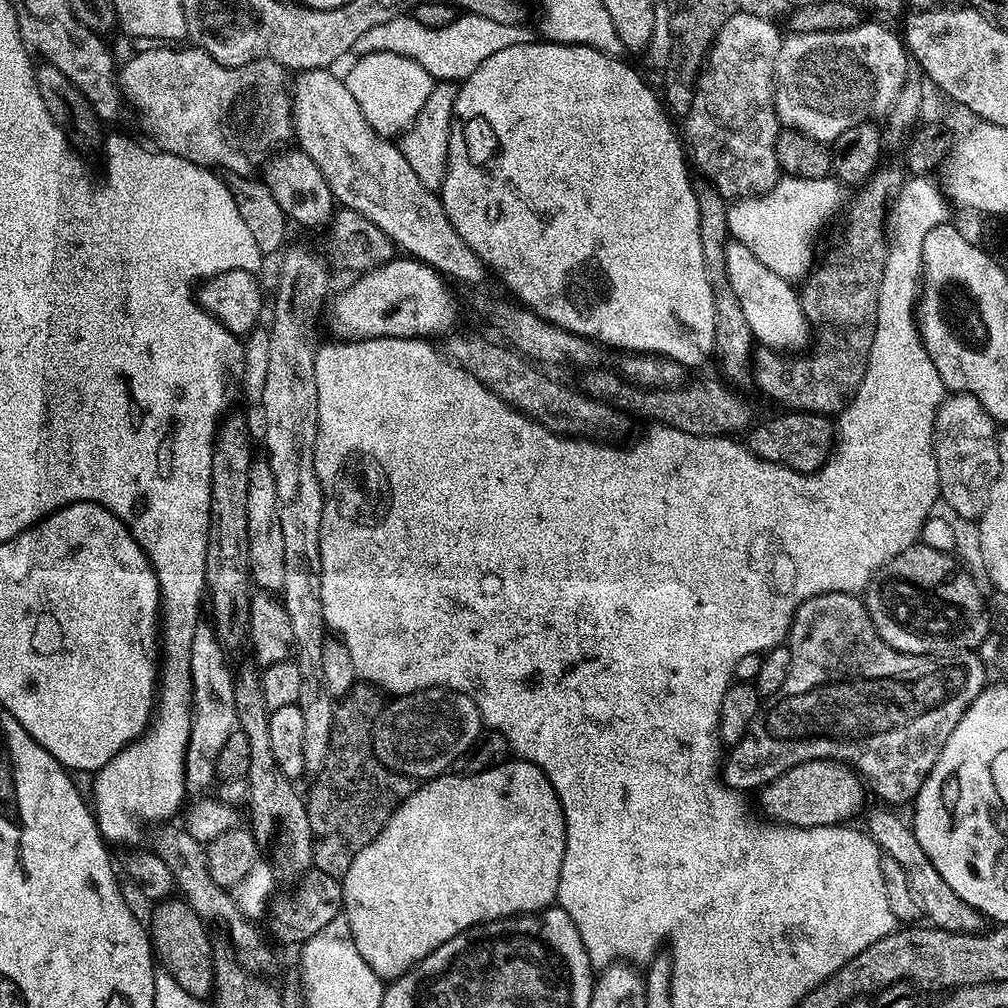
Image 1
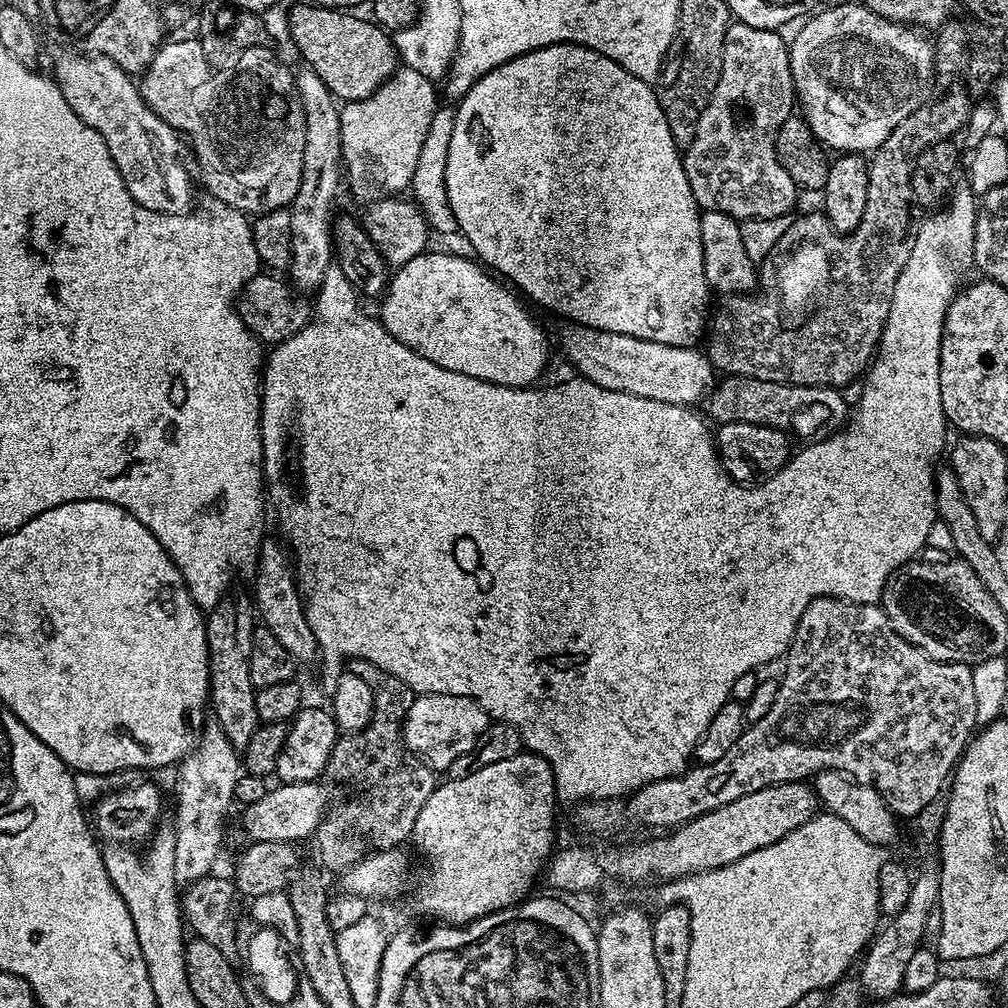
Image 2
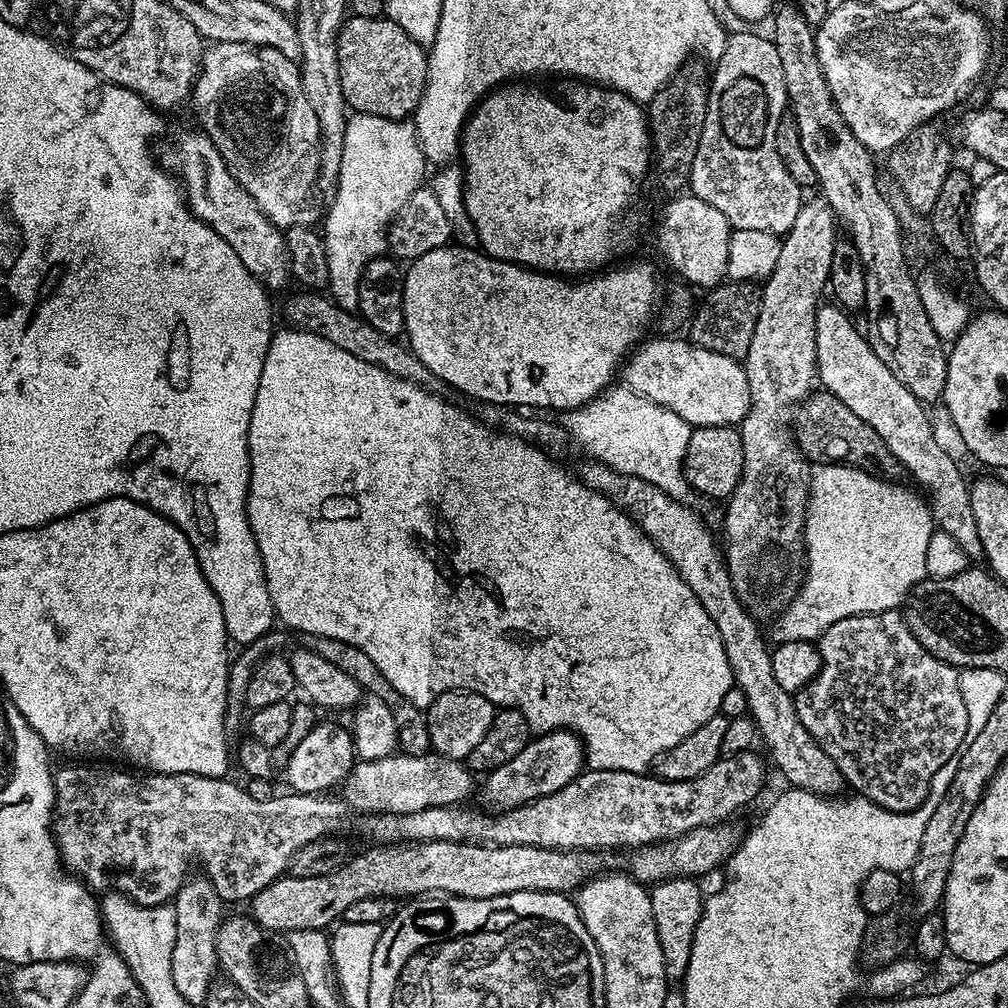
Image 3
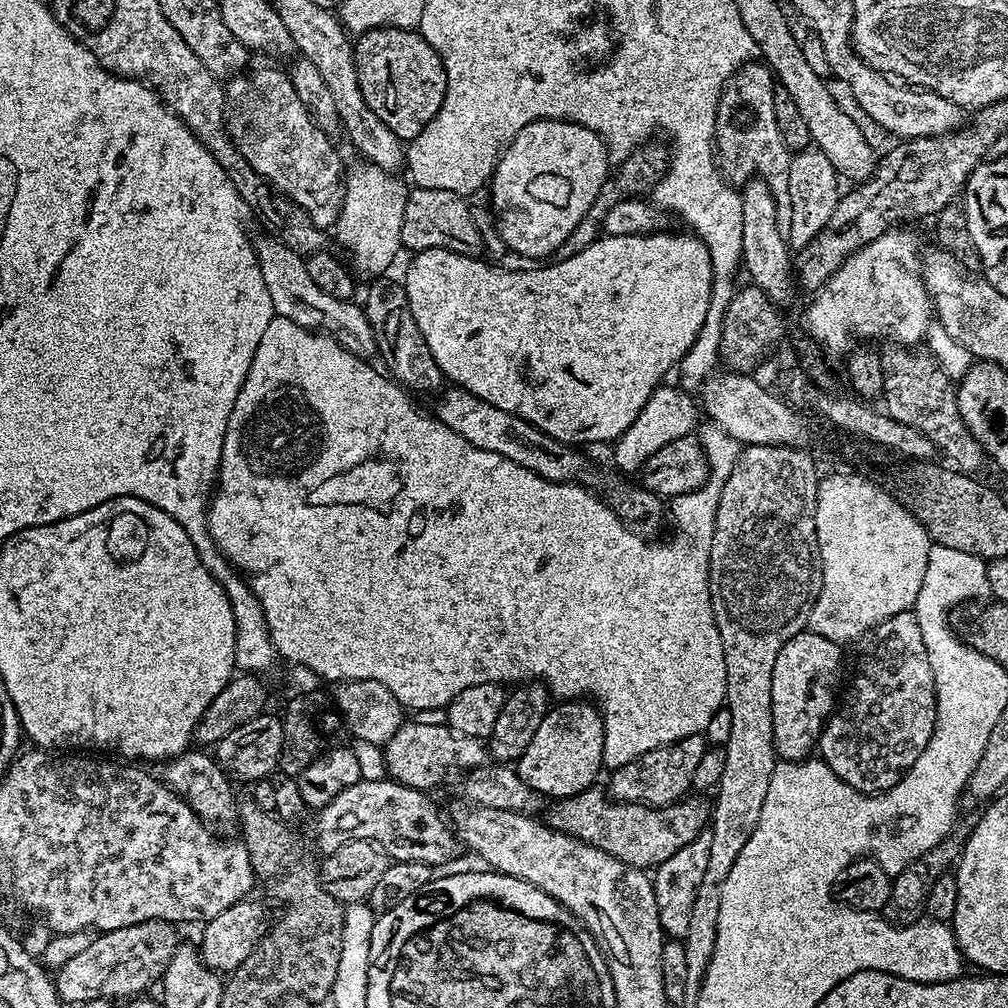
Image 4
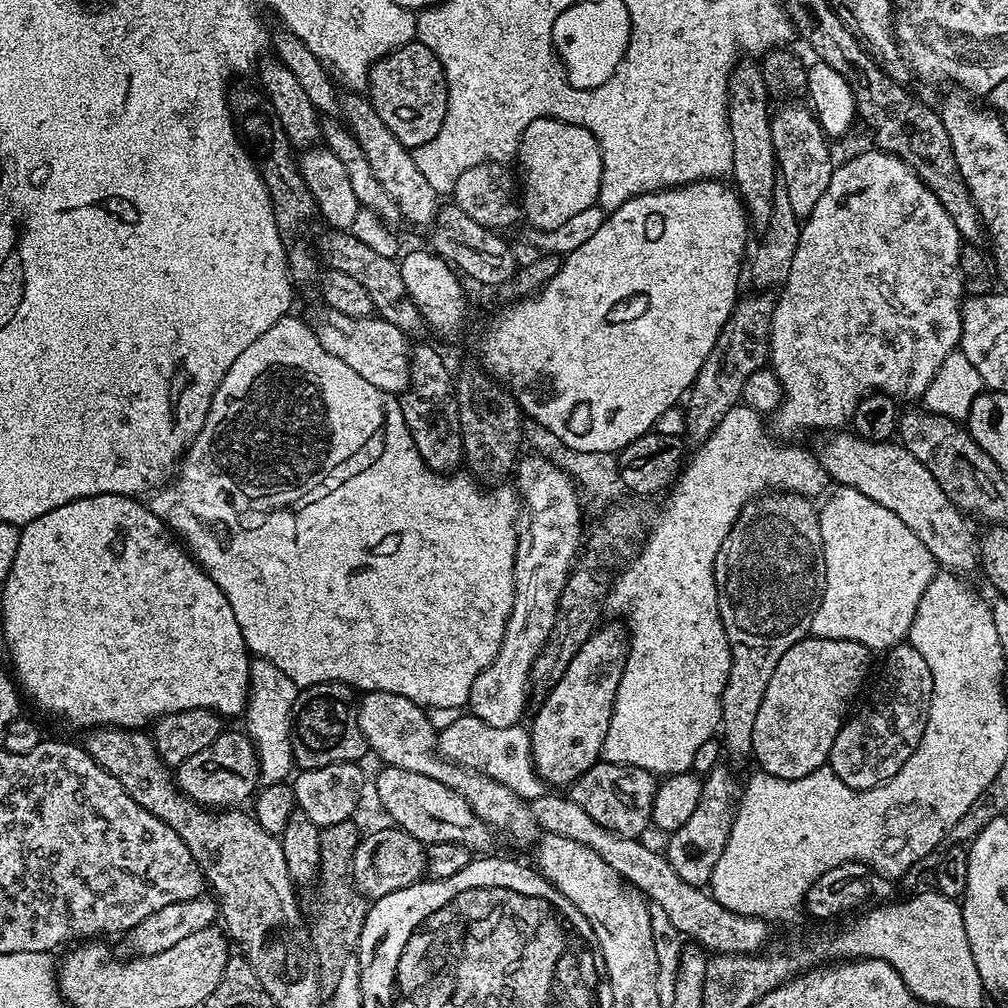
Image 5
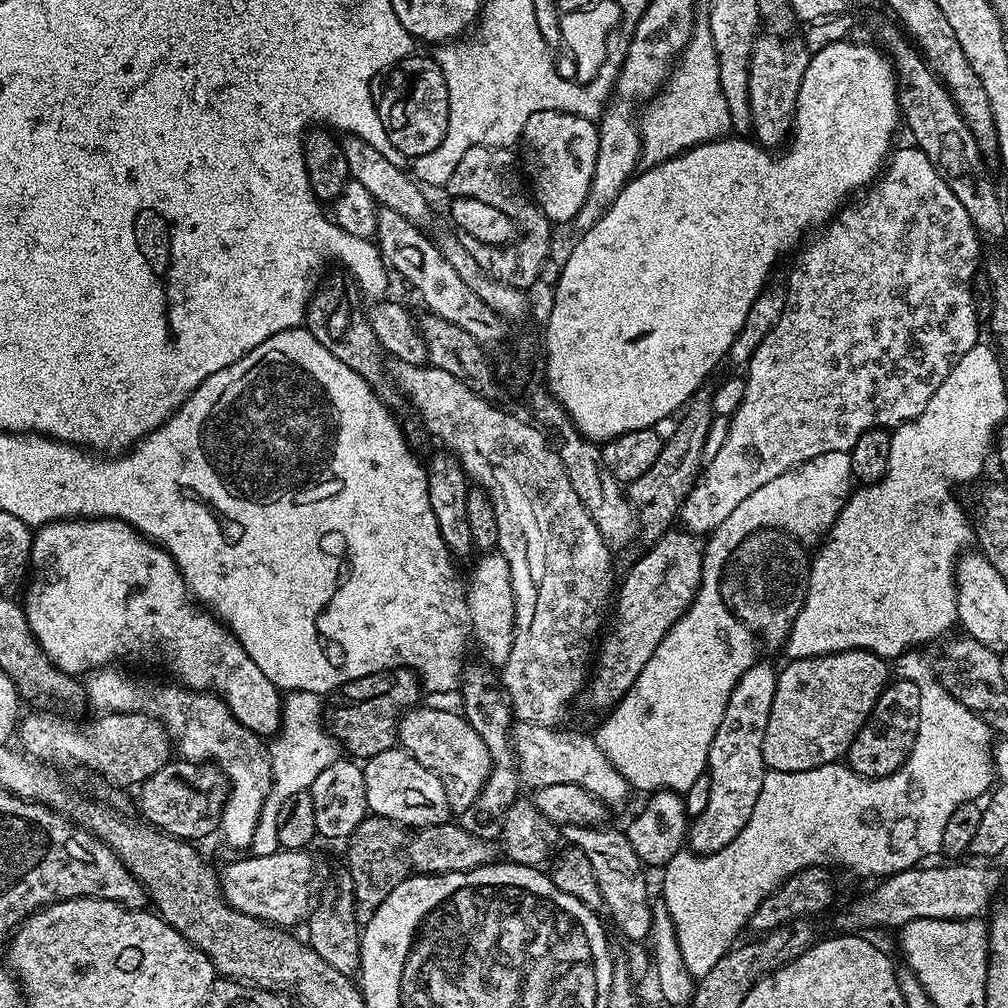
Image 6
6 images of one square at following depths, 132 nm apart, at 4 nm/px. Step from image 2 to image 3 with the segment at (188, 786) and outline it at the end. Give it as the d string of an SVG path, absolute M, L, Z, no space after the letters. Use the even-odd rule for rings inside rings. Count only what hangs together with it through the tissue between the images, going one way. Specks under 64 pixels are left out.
M203 874L194 876L185 879L174 897L176 933L174 934L172 973L178 994L182 994L182 998L186 998L189 1006L200 1006L208 997L208 990L214 983L212 975L217 975L218 972L216 931L222 919L222 913L220 913L222 901L207 876Z

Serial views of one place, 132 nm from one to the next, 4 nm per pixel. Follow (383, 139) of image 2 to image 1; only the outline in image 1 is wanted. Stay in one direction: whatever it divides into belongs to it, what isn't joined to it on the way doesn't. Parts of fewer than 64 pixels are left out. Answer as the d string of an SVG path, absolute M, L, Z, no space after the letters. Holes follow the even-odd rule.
M389 51L371 52L357 57L355 62L344 81L371 128L385 138L408 132L433 90L434 81L429 72L413 59Z

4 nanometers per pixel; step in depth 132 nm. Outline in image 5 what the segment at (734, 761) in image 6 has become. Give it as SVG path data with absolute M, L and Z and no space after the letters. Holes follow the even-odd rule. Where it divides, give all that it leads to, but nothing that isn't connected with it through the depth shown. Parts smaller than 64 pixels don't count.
M718 766L702 780L702 798L698 798L698 807L686 823L667 837L666 855L670 866L678 870L678 878L682 882L690 882L697 886L709 883L714 874L714 866L718 866L718 858L722 858L722 850L728 846L728 835L734 819L734 805L738 800L736 780L732 772L725 766Z

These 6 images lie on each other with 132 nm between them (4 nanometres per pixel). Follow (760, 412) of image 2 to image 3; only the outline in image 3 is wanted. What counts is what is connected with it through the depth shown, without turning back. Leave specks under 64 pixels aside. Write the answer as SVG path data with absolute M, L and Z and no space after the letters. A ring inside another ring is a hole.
M826 390L813 391L797 407L794 413L794 435L800 453L813 465L848 464L851 468L860 468L880 478L900 478L905 475L904 467L894 458L894 454L890 454L886 442L878 438L876 431L862 422L862 418L858 418L858 414L854 414L846 402Z

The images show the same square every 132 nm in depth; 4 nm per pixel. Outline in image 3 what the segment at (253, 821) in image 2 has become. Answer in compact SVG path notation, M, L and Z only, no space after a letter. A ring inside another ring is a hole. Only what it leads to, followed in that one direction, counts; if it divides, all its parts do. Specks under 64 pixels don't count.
M429 750L424 756L406 756L393 754L381 760L360 760L352 765L348 776L342 781L342 799L349 809L360 811L360 814L393 812L394 814L417 812L427 808L451 808L465 803L472 792L473 773L468 771L467 763L438 756Z

